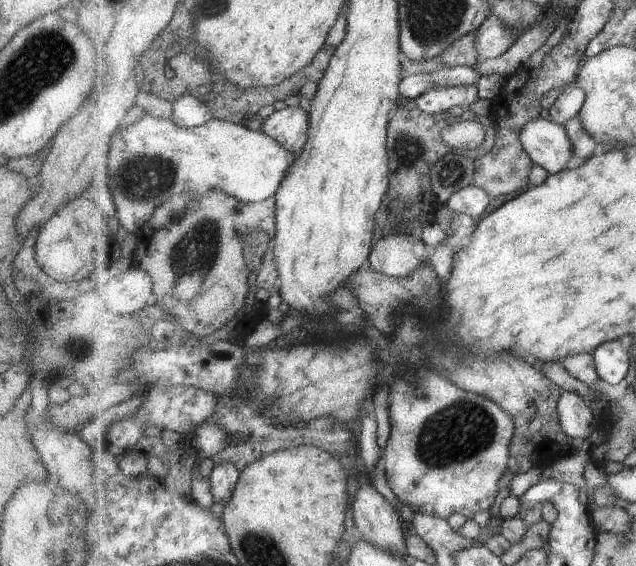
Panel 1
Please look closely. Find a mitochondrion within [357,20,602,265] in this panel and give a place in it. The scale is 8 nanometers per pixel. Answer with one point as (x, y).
(410, 149)

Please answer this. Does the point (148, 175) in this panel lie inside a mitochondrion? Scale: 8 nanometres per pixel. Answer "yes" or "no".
yes

